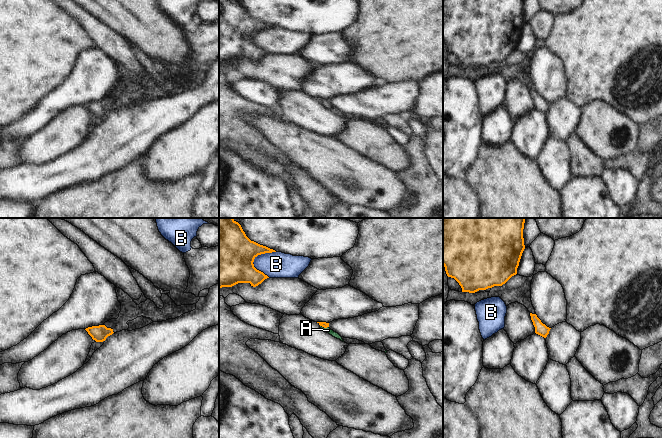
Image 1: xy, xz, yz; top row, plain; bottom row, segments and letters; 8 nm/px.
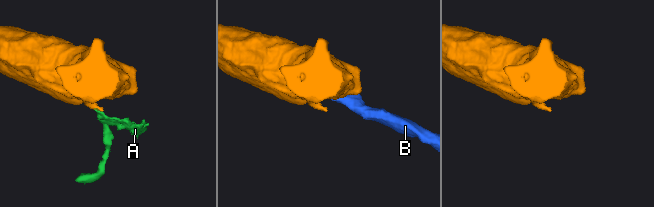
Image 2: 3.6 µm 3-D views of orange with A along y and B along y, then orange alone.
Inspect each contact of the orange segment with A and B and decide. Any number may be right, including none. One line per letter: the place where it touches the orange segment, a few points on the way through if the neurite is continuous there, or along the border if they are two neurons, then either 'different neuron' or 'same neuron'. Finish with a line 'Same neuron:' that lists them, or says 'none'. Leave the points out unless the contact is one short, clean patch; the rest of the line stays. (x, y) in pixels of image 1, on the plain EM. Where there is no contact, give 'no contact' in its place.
A: meets orange in xz at (324, 103); runs through xz (323, 100), (324, 103), (328, 106); same neuron
B: meets orange in xz at (253, 36); different neuron
Same neuron: A

